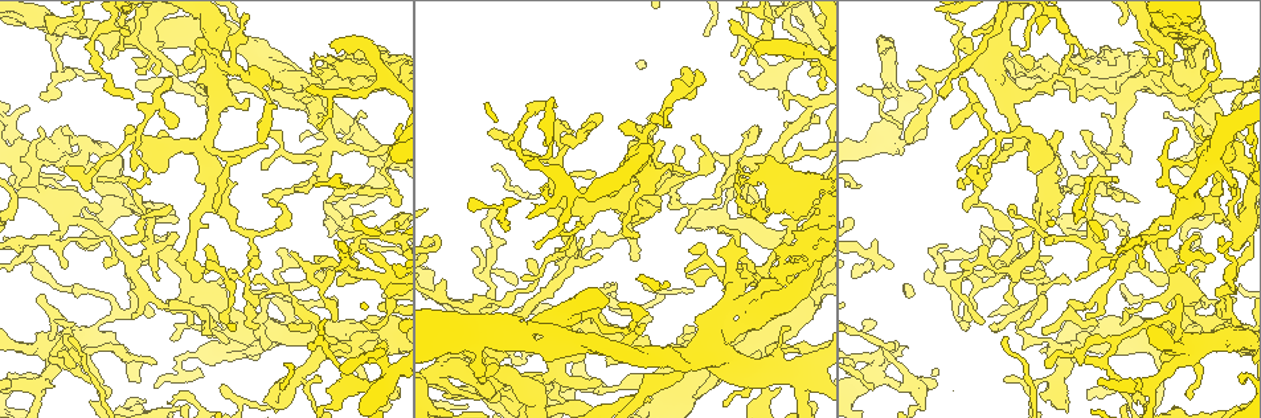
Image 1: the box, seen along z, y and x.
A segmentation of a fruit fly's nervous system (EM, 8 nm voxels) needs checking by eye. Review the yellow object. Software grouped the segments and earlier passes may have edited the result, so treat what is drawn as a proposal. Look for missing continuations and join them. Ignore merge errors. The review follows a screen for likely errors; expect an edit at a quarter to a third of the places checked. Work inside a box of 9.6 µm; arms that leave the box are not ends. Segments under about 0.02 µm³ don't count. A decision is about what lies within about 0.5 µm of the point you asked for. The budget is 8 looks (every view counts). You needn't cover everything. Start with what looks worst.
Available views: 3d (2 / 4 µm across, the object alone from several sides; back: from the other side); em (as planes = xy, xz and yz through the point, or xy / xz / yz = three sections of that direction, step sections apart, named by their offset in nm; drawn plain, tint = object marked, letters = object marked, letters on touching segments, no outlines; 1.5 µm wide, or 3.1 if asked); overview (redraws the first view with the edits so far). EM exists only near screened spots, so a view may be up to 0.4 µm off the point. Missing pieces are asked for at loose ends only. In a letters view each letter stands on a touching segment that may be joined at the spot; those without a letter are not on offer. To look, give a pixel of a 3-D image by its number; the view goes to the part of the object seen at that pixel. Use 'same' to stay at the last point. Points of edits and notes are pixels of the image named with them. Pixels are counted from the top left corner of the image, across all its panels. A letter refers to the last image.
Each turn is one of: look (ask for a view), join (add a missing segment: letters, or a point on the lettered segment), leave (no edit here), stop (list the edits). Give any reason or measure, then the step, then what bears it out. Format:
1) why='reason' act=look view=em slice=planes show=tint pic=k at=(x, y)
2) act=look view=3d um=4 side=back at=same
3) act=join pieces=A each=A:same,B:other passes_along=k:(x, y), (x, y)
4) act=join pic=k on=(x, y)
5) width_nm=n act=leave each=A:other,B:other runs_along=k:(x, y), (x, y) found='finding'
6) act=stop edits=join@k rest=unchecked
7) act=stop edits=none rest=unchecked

why='an open end' act=look view=em slice=planes show=letters pic=1 at=(337, 50)

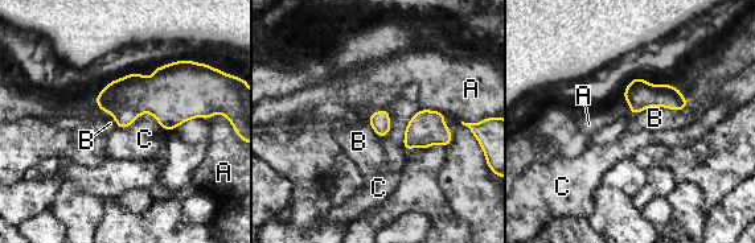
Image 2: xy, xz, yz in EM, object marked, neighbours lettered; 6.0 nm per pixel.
act=leave each=A:other,B:other,C:other found='no lettered segment goes on from it'

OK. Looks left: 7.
why='branch stops here' act=look view=3d um=4 pic=1 at=(898, 344)

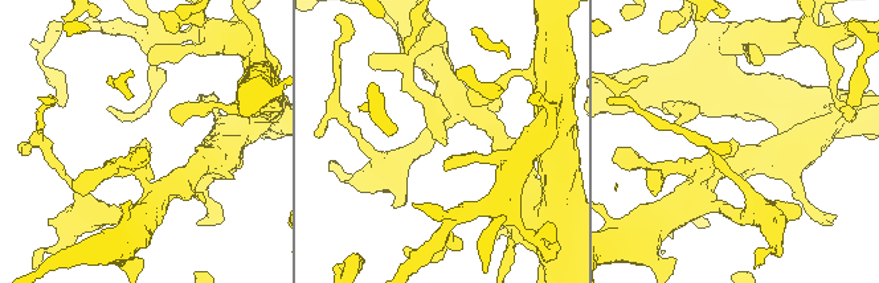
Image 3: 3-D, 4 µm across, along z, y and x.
act=look view=em slice=xz step=4 show=letters pic=3 at=(445, 142)

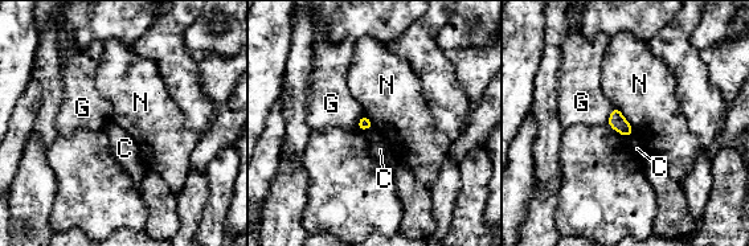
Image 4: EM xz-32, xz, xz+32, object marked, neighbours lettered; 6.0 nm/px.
act=look view=em slice=planes show=letters at=same

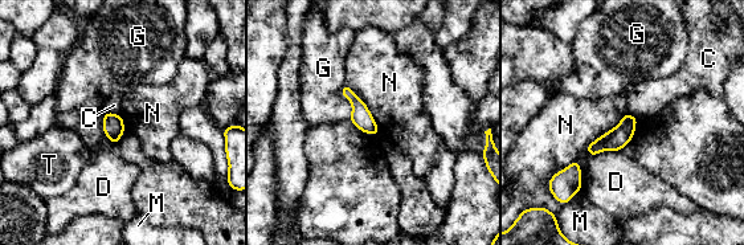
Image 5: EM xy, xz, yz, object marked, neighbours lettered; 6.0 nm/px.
width_nm=120 act=leave each=C:other,D:other,G:other,M:other,N:other,T:other found='none of them fits'

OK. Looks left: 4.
why='an open end' act=look view=3d um=4 side=back pic=1 at=(155, 361)

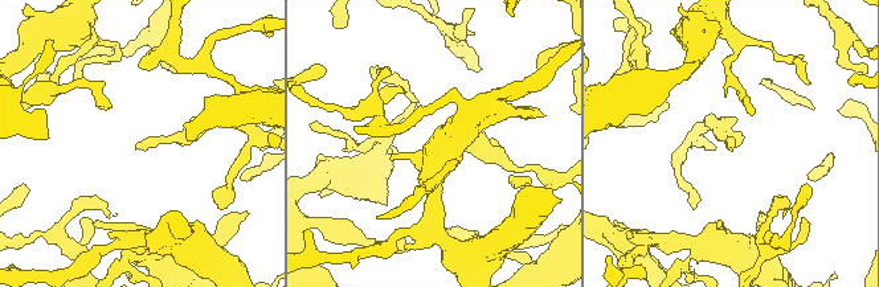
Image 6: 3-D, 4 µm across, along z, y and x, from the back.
why='shape alone is not enough' act=look view=em slice=yz step=4 show=tint pic=6 at=(135, 146)

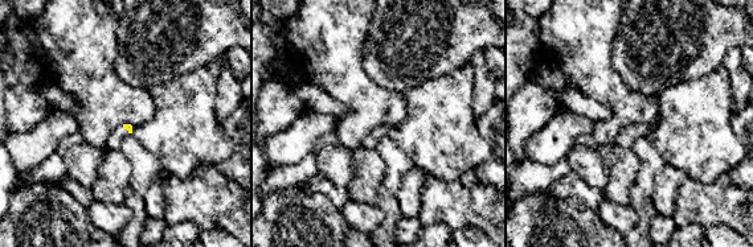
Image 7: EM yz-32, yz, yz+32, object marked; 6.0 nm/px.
act=look view=em slice=planes show=letters at=same

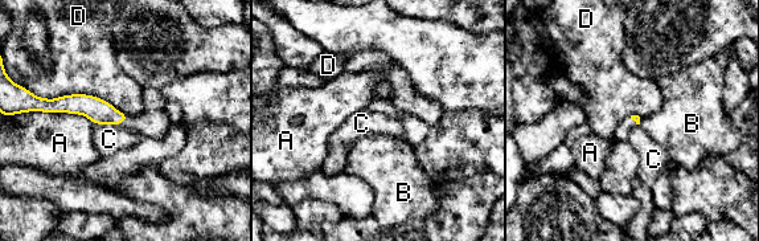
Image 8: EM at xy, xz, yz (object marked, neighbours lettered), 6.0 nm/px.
longest_contact=D:600nm act=leave each=A:other,B:other,C:other,D:other border=8:(36, 94), (91, 94), (128, 115) found='none of them fits'

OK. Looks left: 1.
act=stop edits=none rest=unchecked

